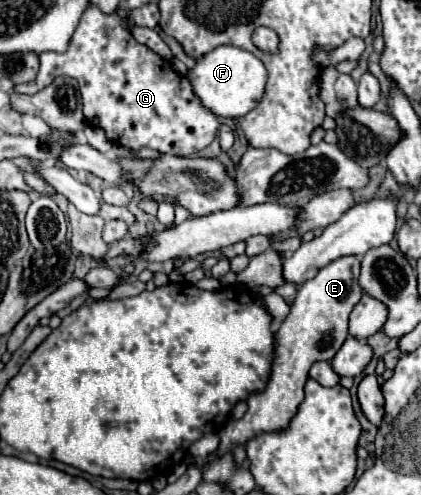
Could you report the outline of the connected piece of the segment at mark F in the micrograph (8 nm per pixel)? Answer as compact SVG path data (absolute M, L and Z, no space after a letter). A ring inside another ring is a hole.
M223 45L201 57L195 65L195 69L189 71L187 79L193 85L195 95L201 99L205 107L209 107L219 117L243 117L251 109L255 109L263 97L267 71L265 65L249 51Z

